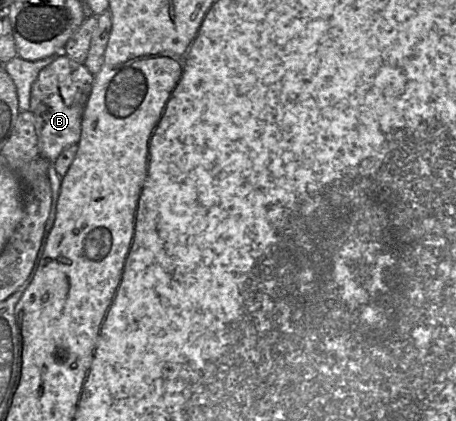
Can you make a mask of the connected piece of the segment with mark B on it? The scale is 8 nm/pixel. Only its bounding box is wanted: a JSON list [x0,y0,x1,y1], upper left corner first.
[29,54,93,162]

